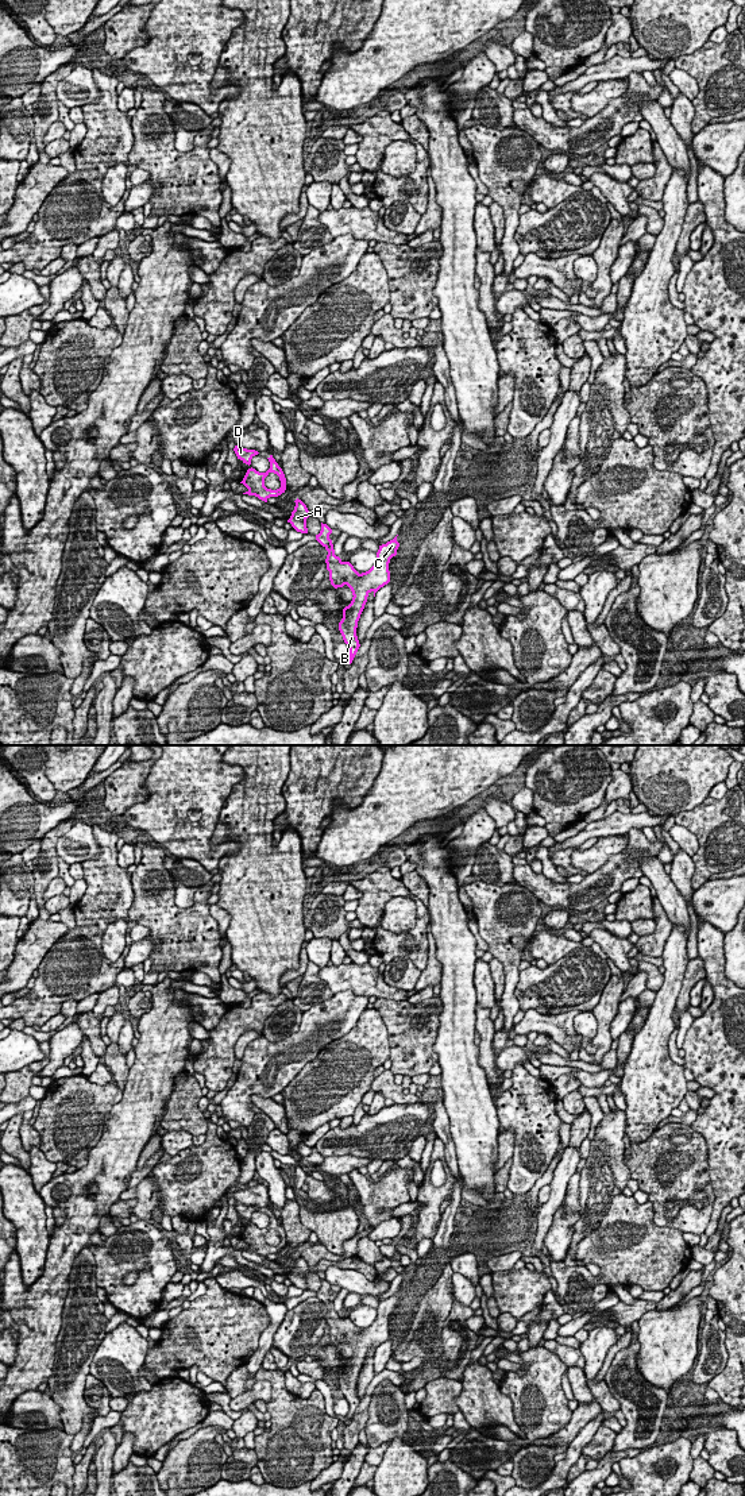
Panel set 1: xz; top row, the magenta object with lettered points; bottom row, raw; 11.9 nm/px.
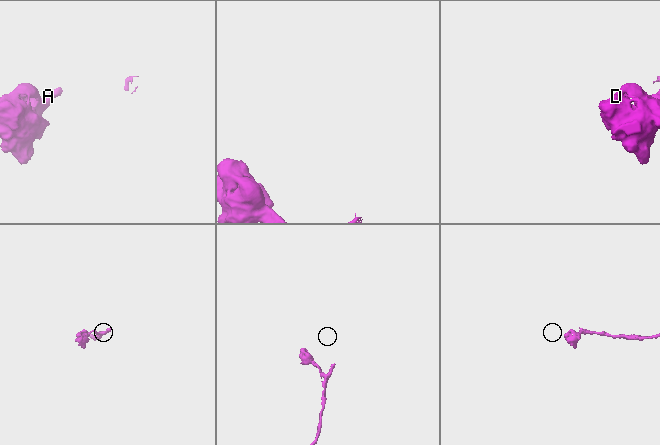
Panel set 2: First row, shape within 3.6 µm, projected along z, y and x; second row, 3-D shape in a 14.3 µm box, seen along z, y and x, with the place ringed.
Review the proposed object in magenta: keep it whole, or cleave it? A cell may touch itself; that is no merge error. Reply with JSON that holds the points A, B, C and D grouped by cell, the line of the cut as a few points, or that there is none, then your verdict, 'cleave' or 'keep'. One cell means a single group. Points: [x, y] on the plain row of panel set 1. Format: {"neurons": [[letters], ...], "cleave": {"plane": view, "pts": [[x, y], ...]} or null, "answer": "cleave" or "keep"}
{"neurons": [["A", "B", "C", "D"]], "cleave": null, "answer": "keep"}

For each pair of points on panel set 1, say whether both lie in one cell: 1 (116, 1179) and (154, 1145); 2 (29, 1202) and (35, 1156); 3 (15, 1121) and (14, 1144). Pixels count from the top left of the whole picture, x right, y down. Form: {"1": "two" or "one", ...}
{"1": "two", "2": "two", "3": "one"}

